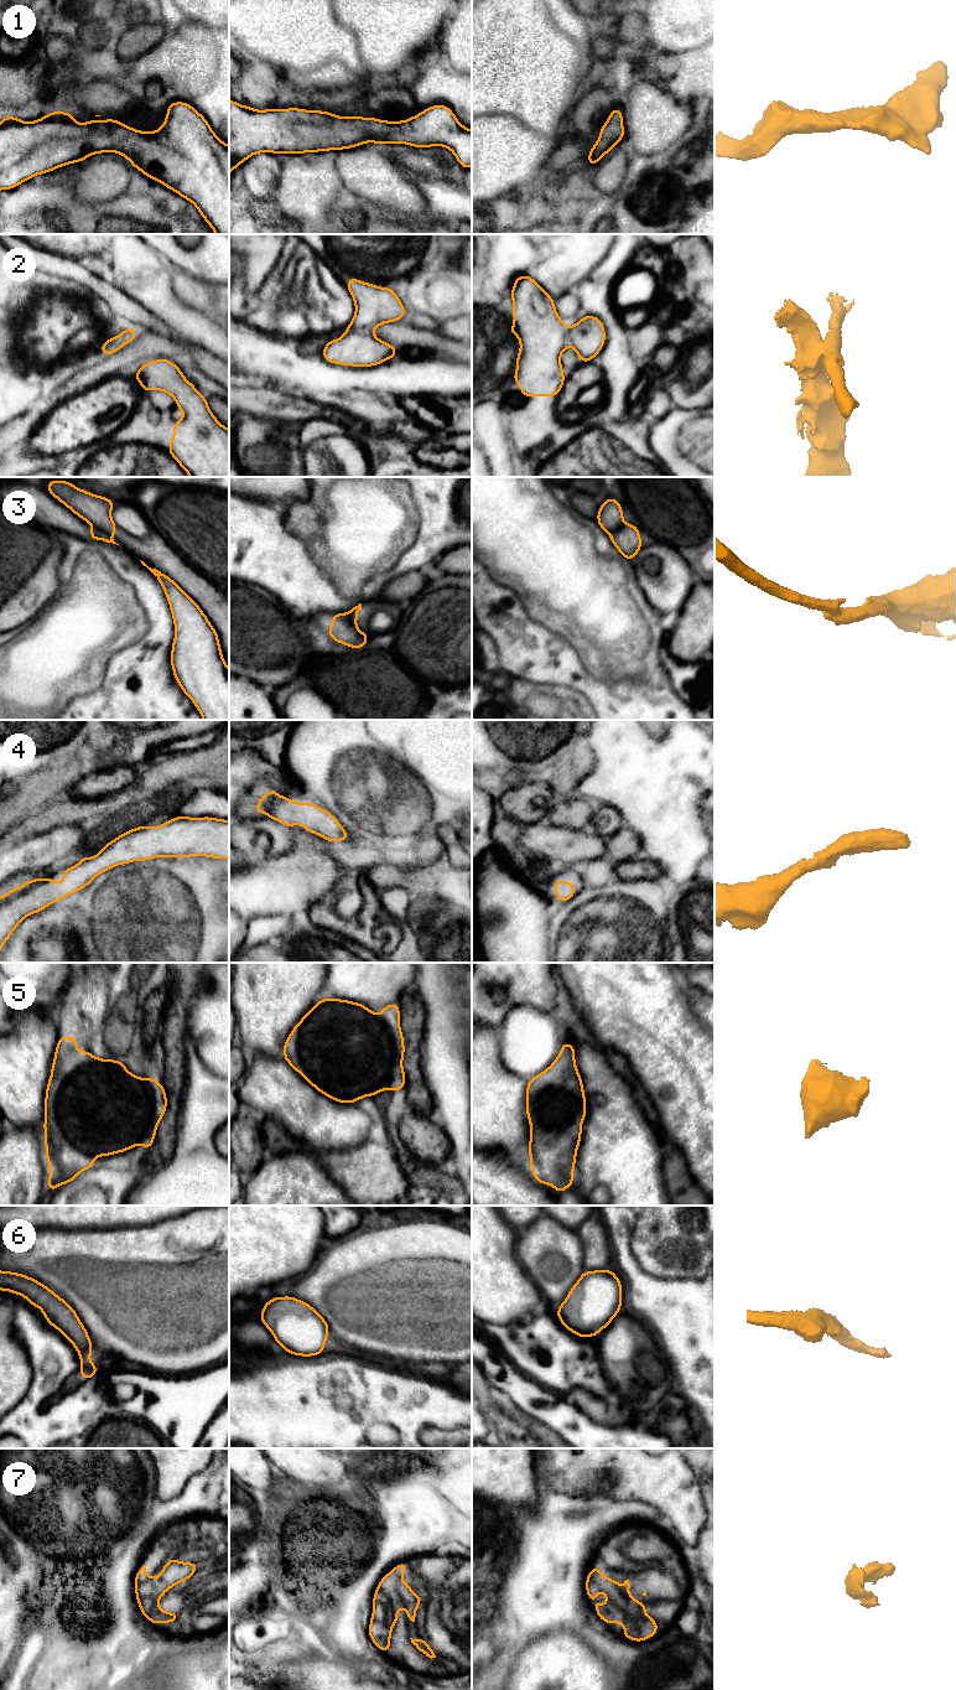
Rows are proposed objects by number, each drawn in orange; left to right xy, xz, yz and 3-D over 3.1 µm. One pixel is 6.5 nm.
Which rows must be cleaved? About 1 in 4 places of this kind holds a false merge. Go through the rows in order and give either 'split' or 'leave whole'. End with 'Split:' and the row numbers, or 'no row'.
1: leave whole
2: split
3: split
4: leave whole
5: leave whole
6: leave whole
7: leave whole
Split: 2, 3

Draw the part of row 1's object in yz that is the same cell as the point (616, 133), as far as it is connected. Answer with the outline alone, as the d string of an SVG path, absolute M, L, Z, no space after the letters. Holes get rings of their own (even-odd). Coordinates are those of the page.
M613 108L609 118L599 129L599 138L594 146L588 150L588 167L593 167L604 155L607 155L622 139L625 131L623 126L623 112Z

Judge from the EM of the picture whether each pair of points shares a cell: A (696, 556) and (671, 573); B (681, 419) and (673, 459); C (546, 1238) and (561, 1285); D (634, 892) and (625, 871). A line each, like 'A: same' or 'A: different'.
A: different
B: same
C: same
D: different

